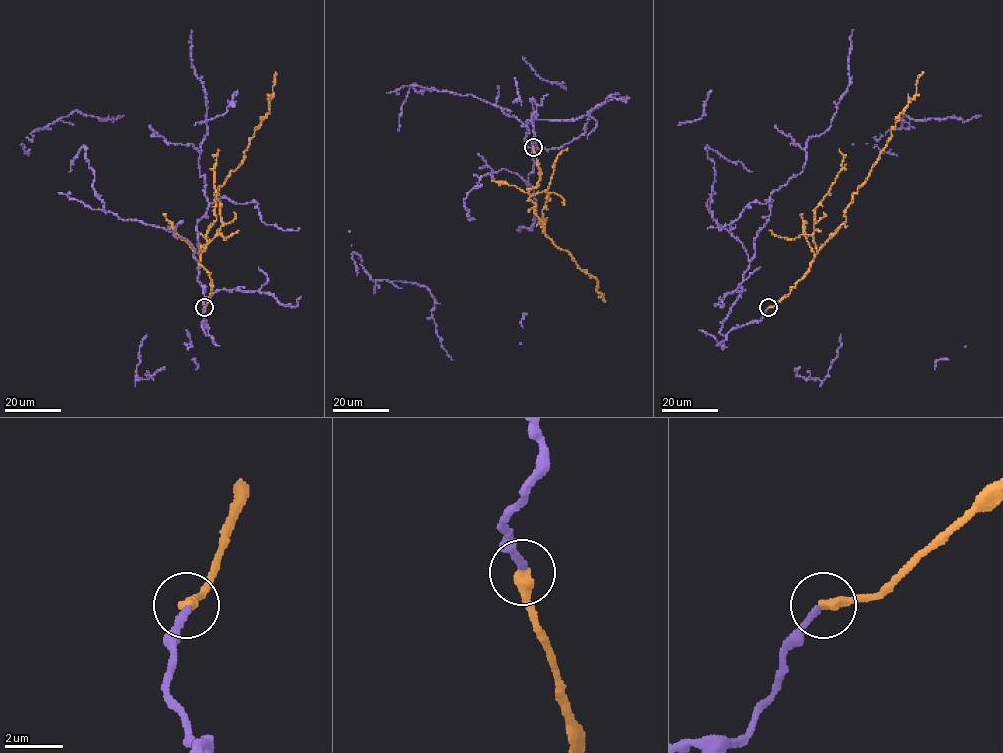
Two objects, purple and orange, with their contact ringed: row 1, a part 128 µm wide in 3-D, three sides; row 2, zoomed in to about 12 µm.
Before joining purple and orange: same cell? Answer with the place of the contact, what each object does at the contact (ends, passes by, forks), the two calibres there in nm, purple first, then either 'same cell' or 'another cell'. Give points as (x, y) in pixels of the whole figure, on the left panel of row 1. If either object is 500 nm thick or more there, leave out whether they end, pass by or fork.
at (204, 307); purple ends there; orange ends there; 240 nm thick on the purple side, 400 nm on the other; same cell

